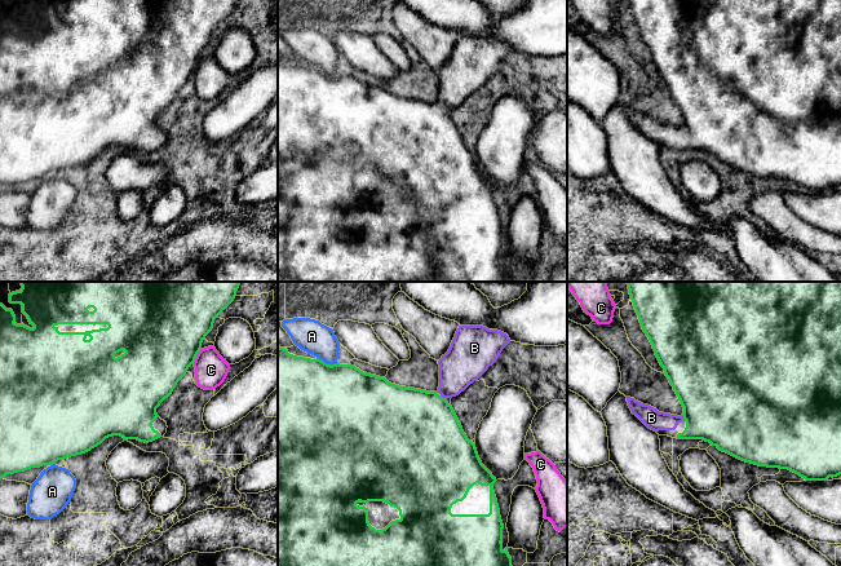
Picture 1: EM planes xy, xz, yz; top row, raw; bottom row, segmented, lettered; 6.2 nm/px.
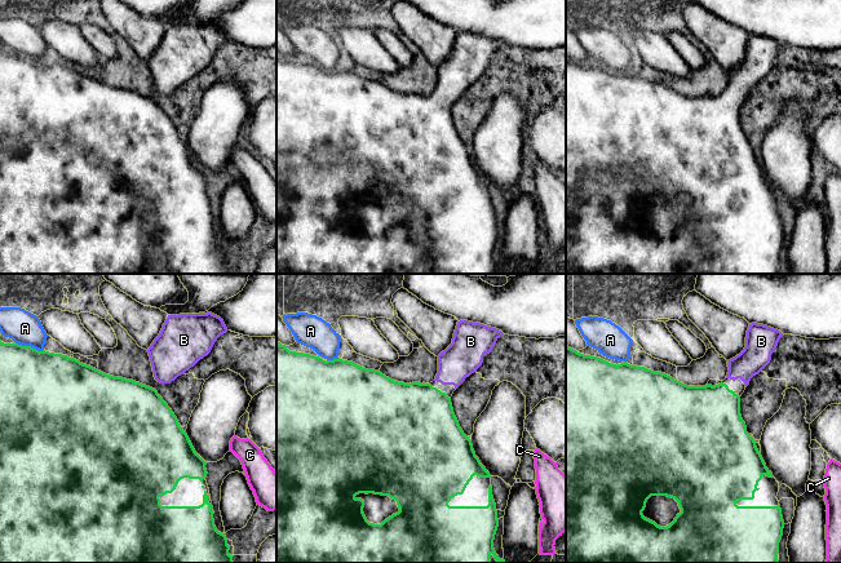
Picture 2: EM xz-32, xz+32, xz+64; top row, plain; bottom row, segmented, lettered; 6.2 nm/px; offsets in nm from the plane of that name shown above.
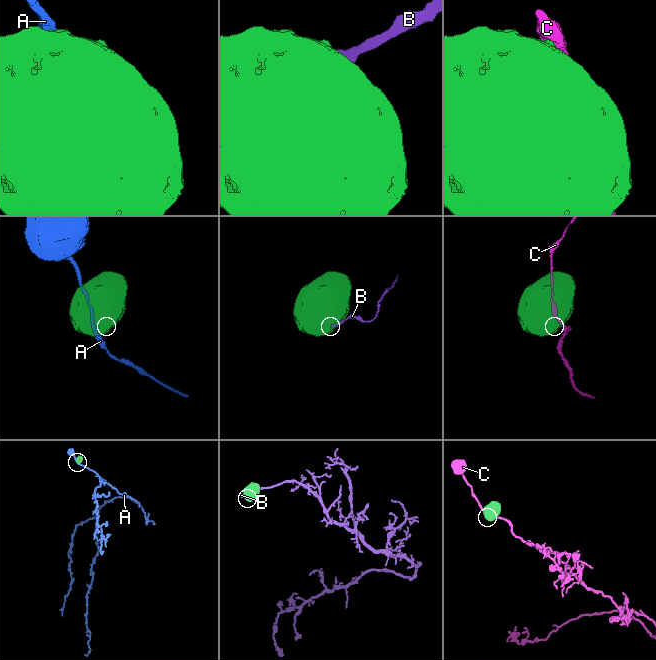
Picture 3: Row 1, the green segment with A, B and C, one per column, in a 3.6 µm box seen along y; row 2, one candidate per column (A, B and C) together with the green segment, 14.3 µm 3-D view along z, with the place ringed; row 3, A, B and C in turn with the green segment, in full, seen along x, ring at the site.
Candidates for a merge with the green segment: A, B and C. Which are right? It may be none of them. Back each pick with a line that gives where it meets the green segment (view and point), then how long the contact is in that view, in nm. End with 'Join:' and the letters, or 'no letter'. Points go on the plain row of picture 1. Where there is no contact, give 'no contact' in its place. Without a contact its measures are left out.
B: xz (442, 107) | 50 nm
Join: B

